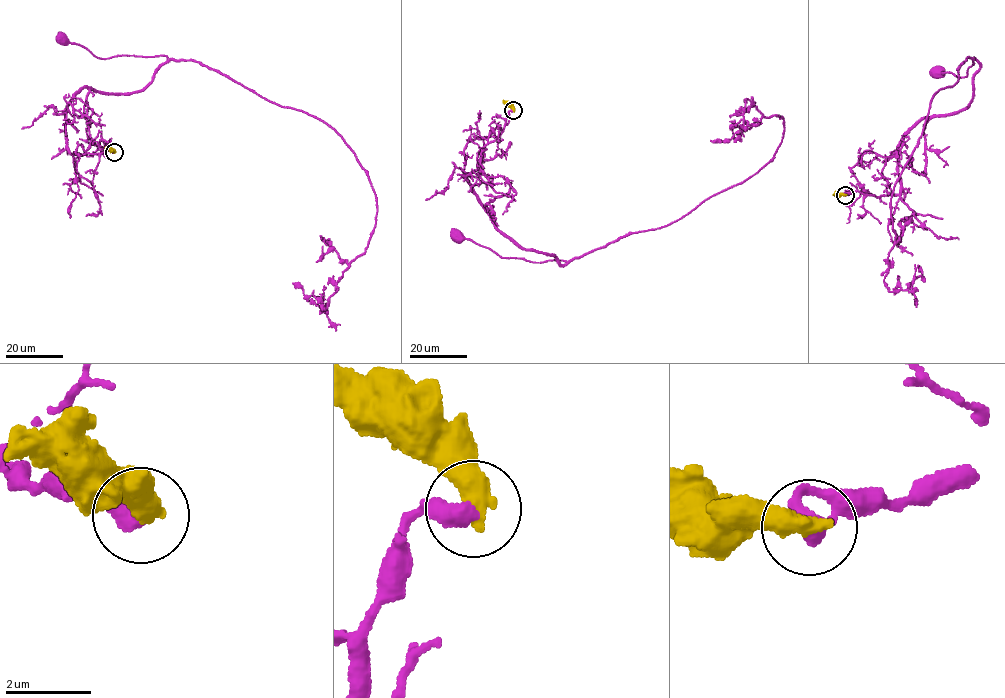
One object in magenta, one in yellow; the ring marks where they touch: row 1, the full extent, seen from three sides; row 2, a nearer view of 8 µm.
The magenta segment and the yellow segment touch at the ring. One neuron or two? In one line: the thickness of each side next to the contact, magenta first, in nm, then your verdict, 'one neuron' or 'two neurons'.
480 nm thick on the magenta side, 550 nm on the other; two neurons

